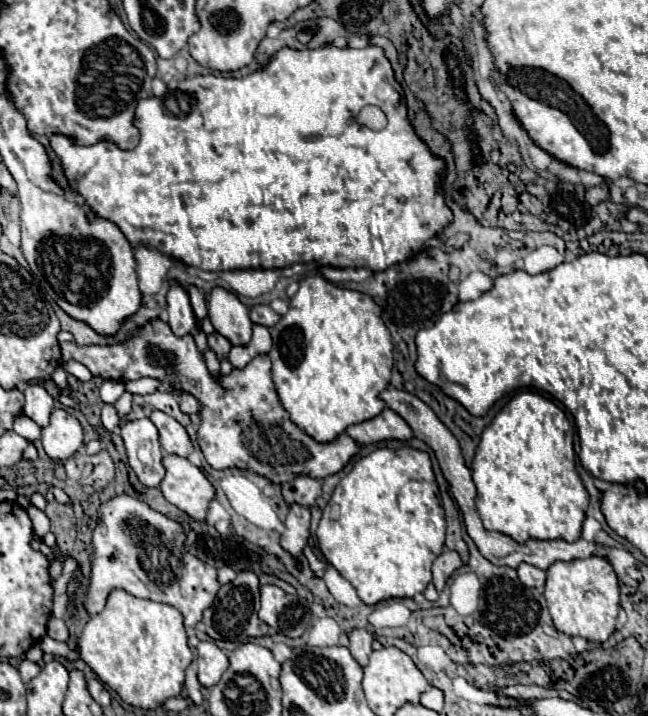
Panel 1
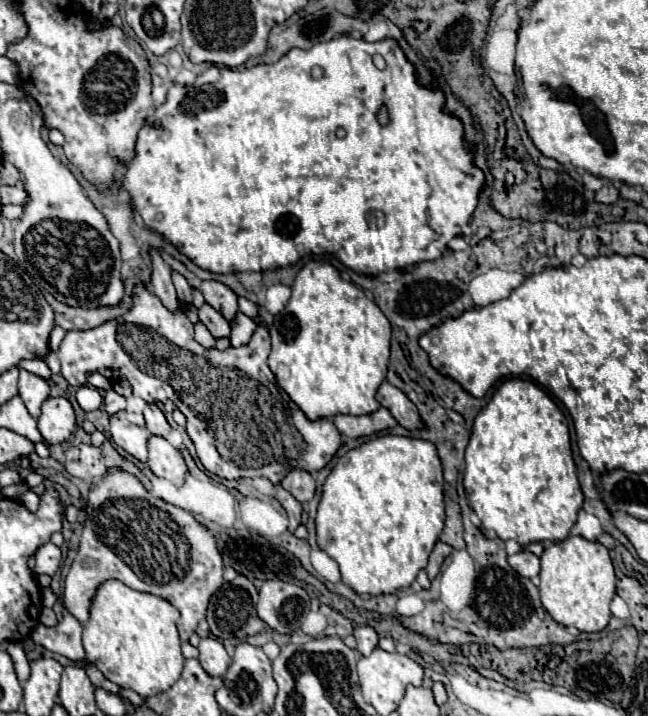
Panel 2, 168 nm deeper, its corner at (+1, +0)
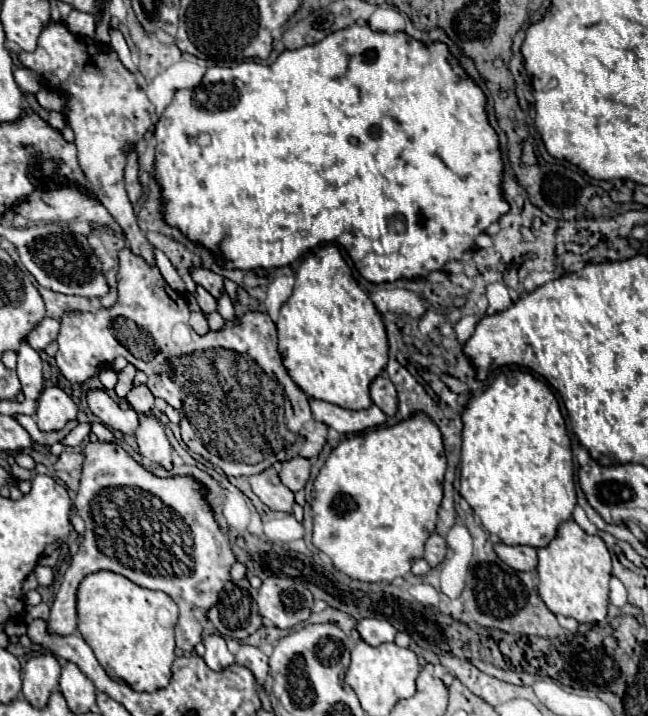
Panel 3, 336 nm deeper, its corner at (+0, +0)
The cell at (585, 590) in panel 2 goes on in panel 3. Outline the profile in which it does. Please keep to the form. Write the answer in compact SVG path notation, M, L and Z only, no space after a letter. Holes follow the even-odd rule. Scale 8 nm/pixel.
M574 520L562 522L554 540L538 550L536 572L540 578L538 594L554 614L564 614L586 624L602 622L606 618L612 562L600 536L586 534Z

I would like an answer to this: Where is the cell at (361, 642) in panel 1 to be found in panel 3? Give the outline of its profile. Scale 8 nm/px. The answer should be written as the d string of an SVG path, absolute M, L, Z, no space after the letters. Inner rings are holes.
M362 618L358 622L356 630L360 632L360 636L370 646L378 646L378 644L384 644L384 642L394 642L394 636L396 636L396 628L390 622L378 620L378 618Z

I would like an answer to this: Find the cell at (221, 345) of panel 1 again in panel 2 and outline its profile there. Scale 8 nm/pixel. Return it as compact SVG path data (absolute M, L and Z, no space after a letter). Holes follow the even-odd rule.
M203 304L199 308L199 320L207 326L207 330L213 334L213 338L229 338L231 336L231 324L215 312L209 304Z

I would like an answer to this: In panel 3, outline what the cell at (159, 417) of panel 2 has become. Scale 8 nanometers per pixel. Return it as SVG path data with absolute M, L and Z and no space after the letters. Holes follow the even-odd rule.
M144 384L132 386L130 392L126 394L126 400L128 400L128 404L130 404L136 412L146 412L146 414L150 414L150 410L154 408L154 396L152 396L152 392L148 390L148 386L144 386Z

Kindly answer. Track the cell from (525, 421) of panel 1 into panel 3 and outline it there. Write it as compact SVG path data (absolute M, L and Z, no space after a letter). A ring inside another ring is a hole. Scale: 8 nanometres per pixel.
M506 370L480 394L474 396L462 412L462 462L460 494L472 506L482 526L496 534L504 544L546 546L558 530L558 524L572 518L576 506L576 486L572 468L572 450L558 400L550 386L526 370Z

